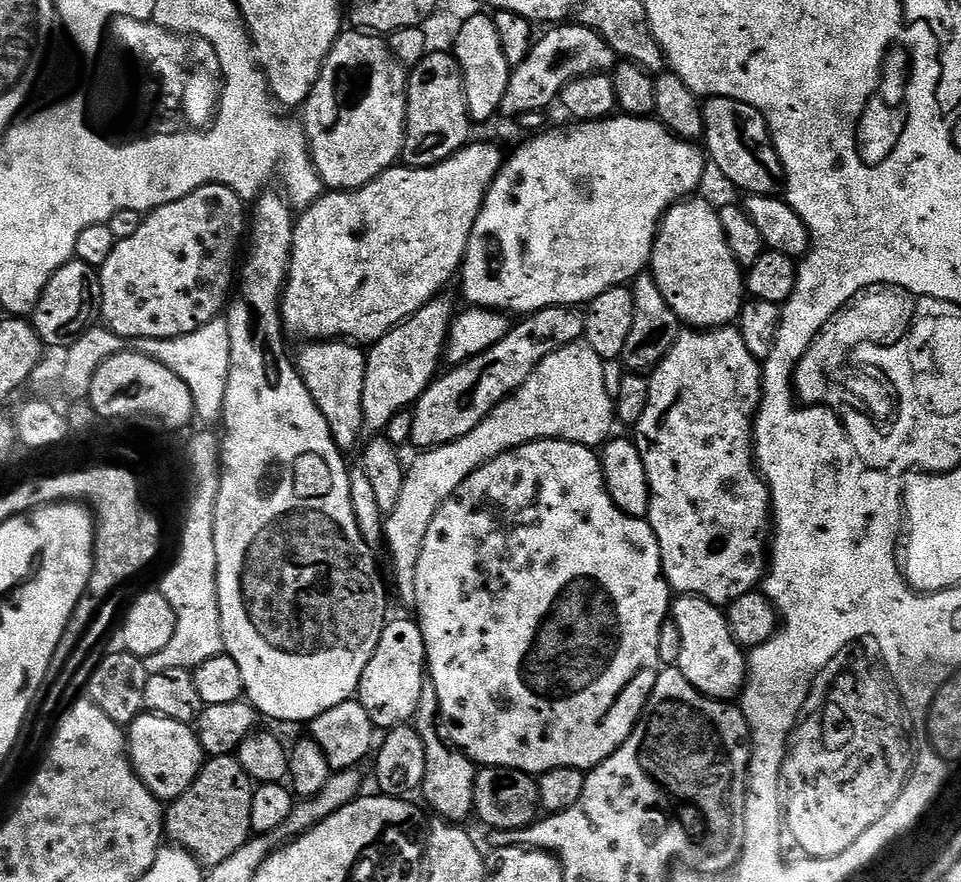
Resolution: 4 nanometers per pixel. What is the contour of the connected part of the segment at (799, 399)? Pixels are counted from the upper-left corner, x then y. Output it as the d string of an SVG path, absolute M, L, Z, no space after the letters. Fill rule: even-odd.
M885 279L884 281L875 281L873 284L861 286L856 293L844 301L844 304L839 305L825 319L821 328L817 329L817 333L807 342L802 342L804 352L792 364L792 382L788 390L794 408L815 411L827 410L833 416L836 412L837 416L838 386L844 388L844 380L848 378L846 372L852 372L856 368L856 364L852 362L852 356L857 356L860 348L866 352L876 352L876 342L880 342L880 340L874 340L874 338L898 338L902 328L906 326L906 322L916 322L916 318L908 318L910 306L908 306L906 298L912 298L912 296L916 296L916 294L912 294L906 280L893 282L893 280Z

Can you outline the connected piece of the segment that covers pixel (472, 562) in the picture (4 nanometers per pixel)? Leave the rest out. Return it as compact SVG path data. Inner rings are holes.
M536 440L531 444L524 444L518 448L510 449L501 456L493 458L483 466L475 469L472 474L460 486L441 508L434 514L430 522L426 538L421 544L421 554L418 556L416 566L416 603L414 616L422 630L422 638L426 642L426 669L427 679L434 686L438 694L438 706L440 707L440 732L449 744L465 752L477 765L490 768L509 768L529 774L543 774L559 768L578 768L591 770L597 768L602 761L610 758L614 750L618 750L630 738L630 734L636 728L640 717L644 715L644 707L648 699L652 697L652 691L656 685L658 674L662 671L660 655L658 654L658 638L664 625L664 621L670 616L670 589L664 578L664 567L660 561L660 547L654 530L649 526L647 519L627 516L622 510L614 506L614 502L608 493L608 487L604 481L604 471L600 465L599 455L593 449L564 440Z

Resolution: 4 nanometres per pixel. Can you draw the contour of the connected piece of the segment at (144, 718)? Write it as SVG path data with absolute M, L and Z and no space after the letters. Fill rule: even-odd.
M141 714L127 726L128 759L138 778L161 802L177 800L198 778L203 770L206 757L196 729L191 724L174 722L174 718L162 718L151 714Z

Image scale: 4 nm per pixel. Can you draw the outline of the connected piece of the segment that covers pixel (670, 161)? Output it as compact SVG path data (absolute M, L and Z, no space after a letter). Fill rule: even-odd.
M616 114L606 120L589 120L587 122L576 122L571 125L573 128L569 132L550 132L551 130L541 131L539 134L533 135L530 140L526 141L521 148L516 148L510 155L505 159L504 165L498 170L498 174L494 178L494 182L488 188L488 193L484 199L484 205L482 210L478 214L478 222L474 222L474 230L470 234L470 242L468 243L468 249L464 255L464 263L462 265L462 271L458 276L458 284L464 287L464 296L469 305L473 308L489 308L496 312L502 312L505 314L513 314L512 312L520 312L519 314L531 314L538 310L546 310L547 308L562 308L565 306L587 306L591 300L598 298L598 294L606 294L606 290L611 288L619 288L627 285L629 282L636 279L637 276L641 275L649 267L652 258L652 247L656 244L656 233L660 231L660 225L664 218L664 213L674 204L680 203L681 200L691 197L692 192L700 183L704 180L704 160L706 164L706 156L703 151L700 152L695 143L679 139L671 135L667 128L655 118L641 118L638 116L629 116L627 114Z

